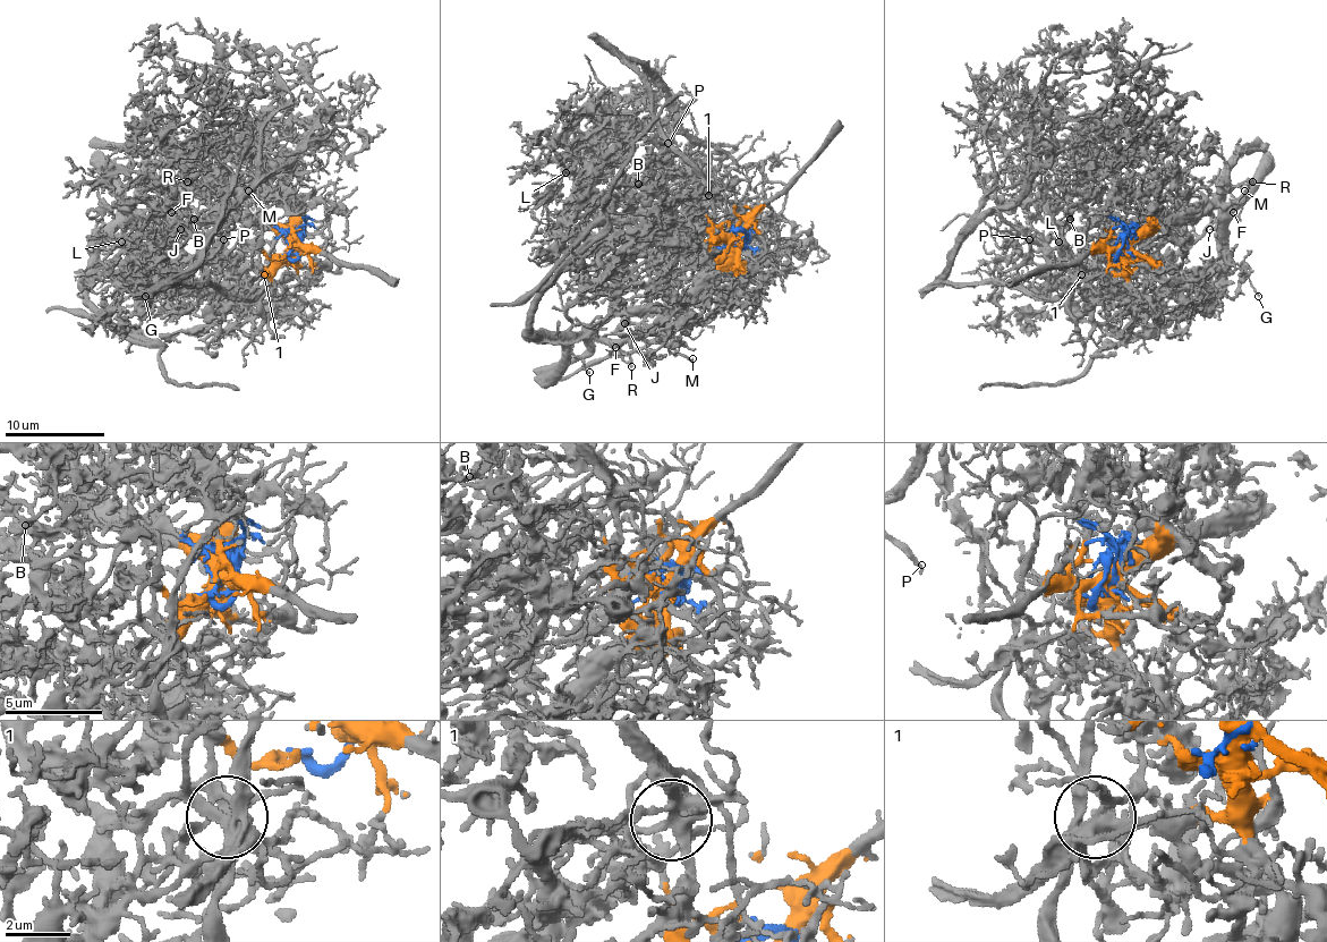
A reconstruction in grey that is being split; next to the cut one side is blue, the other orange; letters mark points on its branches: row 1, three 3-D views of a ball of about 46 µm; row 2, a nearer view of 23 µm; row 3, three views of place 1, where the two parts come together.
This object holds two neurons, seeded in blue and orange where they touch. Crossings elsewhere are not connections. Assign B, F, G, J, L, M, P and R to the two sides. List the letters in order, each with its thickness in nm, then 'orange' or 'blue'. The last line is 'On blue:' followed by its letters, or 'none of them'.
B: calibre 200 nm; blue
F: calibre 120 nm; orange
G: calibre 140 nm; orange
J: calibre 200 nm; orange
L: calibre 110 nm; blue
M: calibre 190 nm; orange
P: calibre 220 nm; blue
R: calibre 240 nm; orange
On blue: B, L, P

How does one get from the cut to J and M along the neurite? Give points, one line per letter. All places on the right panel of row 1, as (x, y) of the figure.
J: (1124, 247), (1151, 229), (1191, 220), (1214, 197), (1208, 197), (1216, 220), (1208, 229)
M: (1124, 247), (1154, 229), (1183, 225), (1216, 208), (1241, 202), (1245, 197), (1243, 189)

